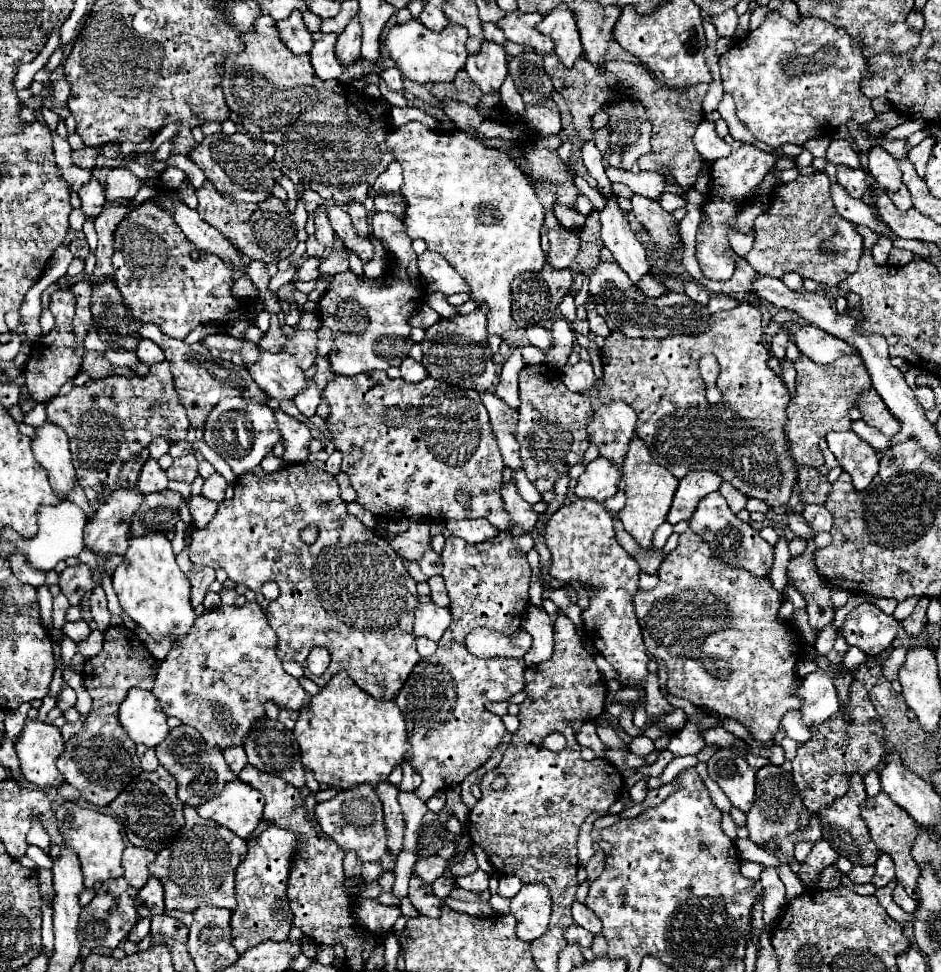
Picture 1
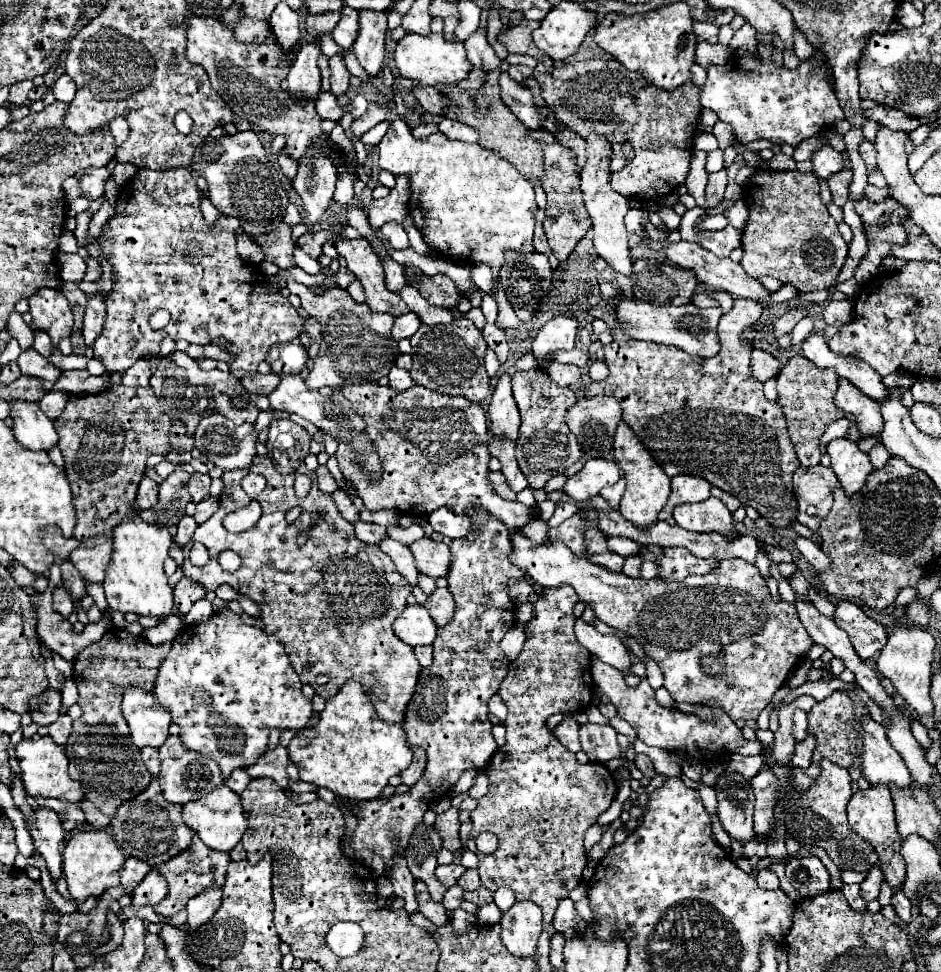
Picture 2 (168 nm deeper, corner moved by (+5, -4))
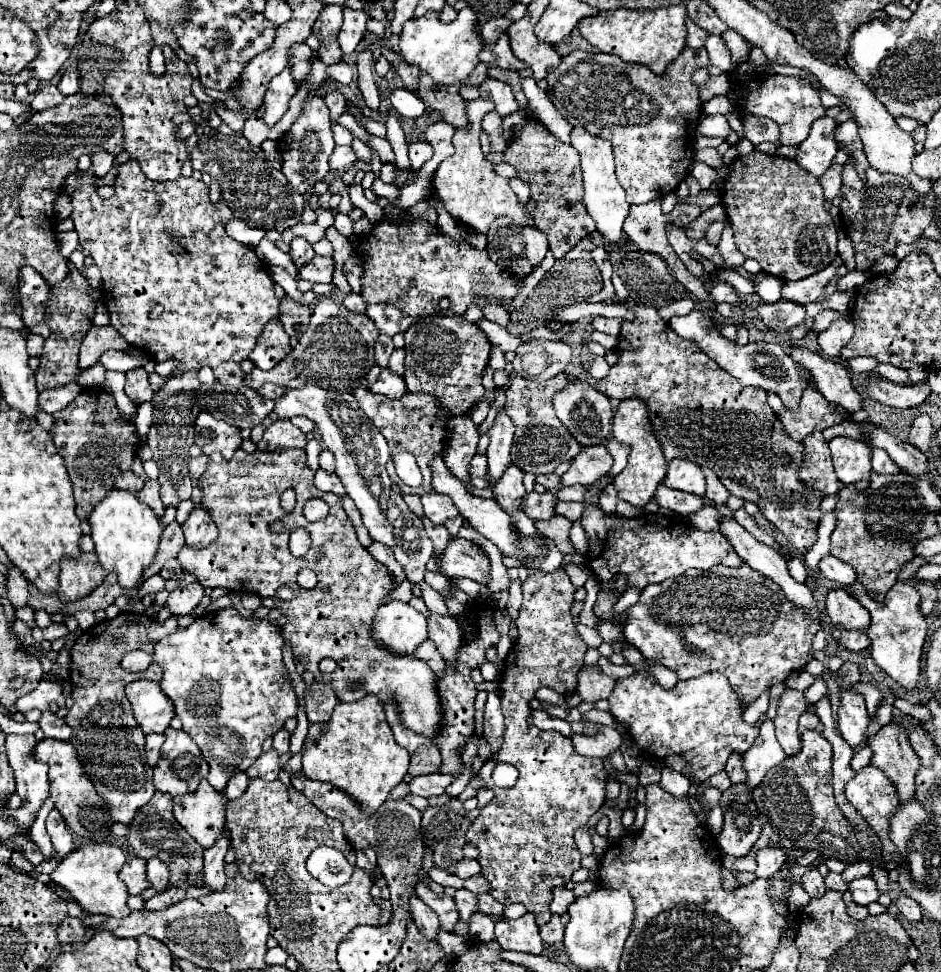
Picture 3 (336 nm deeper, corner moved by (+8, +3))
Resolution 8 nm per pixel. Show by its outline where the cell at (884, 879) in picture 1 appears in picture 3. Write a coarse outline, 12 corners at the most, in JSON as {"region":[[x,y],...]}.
{"region":[[871,876],[849,882],[853,902],[867,906],[879,898]]}

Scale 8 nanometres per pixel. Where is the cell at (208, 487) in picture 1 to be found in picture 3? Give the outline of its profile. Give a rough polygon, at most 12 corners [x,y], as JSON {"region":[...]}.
{"region":[[197,506],[183,524],[185,542],[205,548],[217,538],[209,512]]}

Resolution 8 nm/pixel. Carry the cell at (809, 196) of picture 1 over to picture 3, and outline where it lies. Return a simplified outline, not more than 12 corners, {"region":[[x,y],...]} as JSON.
{"region":[[759,150],[719,192],[739,252],[801,280],[837,256],[819,178]]}

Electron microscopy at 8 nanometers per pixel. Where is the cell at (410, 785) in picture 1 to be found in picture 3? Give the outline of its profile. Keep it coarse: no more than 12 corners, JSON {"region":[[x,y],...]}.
{"region":[[385,706],[395,740],[411,754],[409,774],[441,770],[441,752],[401,724],[399,708]]}

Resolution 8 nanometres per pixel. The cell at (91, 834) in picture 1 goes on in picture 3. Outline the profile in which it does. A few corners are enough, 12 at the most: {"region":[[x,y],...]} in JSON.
{"region":[[111,844],[73,850],[51,874],[85,912],[125,918],[117,876],[125,854]]}

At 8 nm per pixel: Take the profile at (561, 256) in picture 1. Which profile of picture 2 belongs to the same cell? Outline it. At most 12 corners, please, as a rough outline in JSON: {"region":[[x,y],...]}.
{"region":[[544,149],[544,231],[562,263],[592,222],[576,155]]}

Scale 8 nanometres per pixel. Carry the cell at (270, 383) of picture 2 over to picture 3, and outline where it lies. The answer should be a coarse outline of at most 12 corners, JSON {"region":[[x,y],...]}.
{"region":[[265,384],[257,390],[263,398],[279,400],[287,388]]}

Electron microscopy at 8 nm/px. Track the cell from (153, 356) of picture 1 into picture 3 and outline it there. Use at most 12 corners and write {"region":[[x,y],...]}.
{"region":[[143,368],[125,374],[125,394],[133,404],[153,398],[149,376]]}

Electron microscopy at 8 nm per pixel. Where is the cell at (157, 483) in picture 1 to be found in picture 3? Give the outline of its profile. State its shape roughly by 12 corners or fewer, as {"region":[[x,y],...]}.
{"region":[[147,480],[137,492],[159,520],[165,506],[159,498],[159,482]]}

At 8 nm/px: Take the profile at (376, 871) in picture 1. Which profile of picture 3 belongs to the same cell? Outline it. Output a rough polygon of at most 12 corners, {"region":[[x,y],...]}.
{"region":[[419,898],[411,900],[413,922],[425,938],[437,942],[441,922]]}

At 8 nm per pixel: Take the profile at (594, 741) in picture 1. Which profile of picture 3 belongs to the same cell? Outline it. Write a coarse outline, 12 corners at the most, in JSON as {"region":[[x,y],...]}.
{"region":[[531,710],[531,720],[539,730],[557,730],[571,736],[571,724]]}

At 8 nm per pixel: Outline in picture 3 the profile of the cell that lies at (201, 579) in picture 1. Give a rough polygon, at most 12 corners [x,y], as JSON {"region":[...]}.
{"region":[[193,582],[169,594],[173,616],[187,616],[203,598],[203,586]]}

